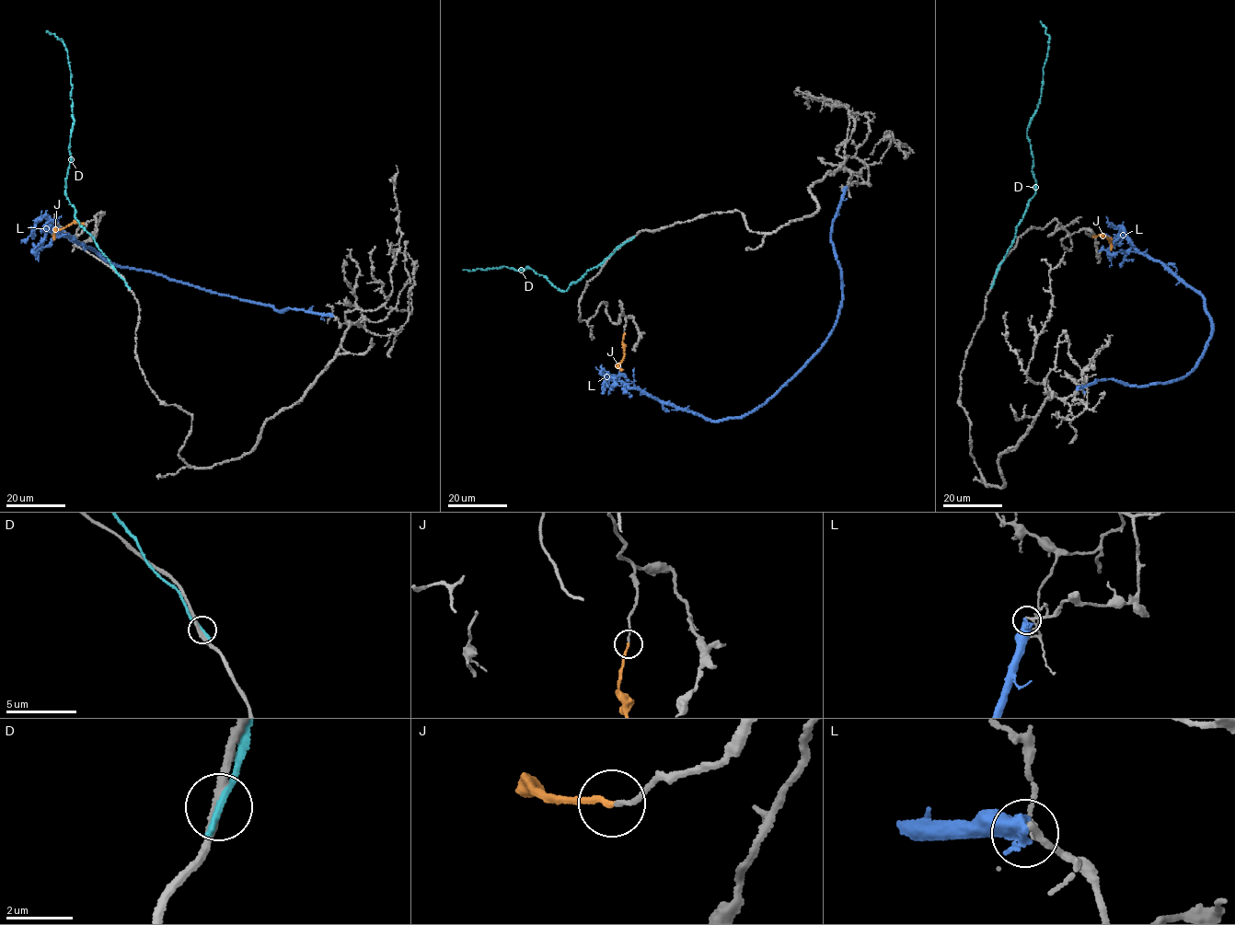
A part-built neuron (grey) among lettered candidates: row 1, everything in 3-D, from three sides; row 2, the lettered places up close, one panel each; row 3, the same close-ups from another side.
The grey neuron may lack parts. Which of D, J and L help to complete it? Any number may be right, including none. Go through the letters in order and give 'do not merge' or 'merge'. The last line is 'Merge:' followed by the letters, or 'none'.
D: do not merge
J: merge
L: do not merge
Merge: J

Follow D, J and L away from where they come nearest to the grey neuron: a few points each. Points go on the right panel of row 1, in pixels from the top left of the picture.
D: (992, 285), (1034, 193), (1027, 129), (1040, 102), (1049, 38), (1040, 21)
J: (1092, 236), (1107, 237), (1110, 249)
L: (1076, 387), (1171, 381), (1194, 370), (1207, 344), (1202, 295), (1125, 235), (1108, 254), (1123, 253)

